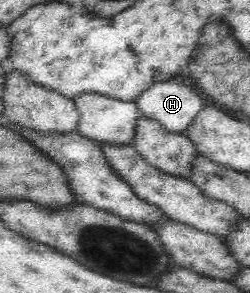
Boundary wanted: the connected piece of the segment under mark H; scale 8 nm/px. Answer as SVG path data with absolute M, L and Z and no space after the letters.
M174 78L153 83L135 102L143 115L173 133L184 133L204 106L193 87Z

